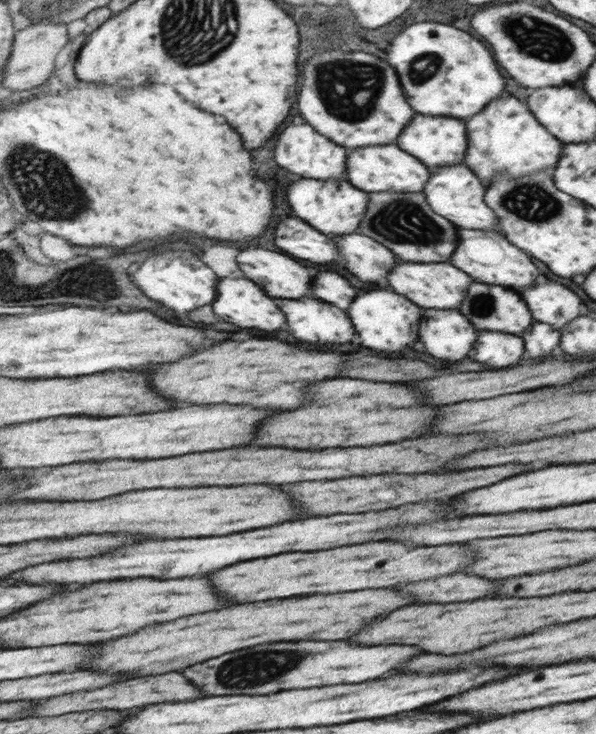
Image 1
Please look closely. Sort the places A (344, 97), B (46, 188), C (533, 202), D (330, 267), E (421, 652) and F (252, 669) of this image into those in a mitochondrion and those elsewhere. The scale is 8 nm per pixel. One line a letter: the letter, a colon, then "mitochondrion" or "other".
A: mitochondrion
B: mitochondrion
C: mitochondrion
D: other
E: other
F: mitochondrion

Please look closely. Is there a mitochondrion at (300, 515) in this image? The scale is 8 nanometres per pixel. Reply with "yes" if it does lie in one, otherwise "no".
no

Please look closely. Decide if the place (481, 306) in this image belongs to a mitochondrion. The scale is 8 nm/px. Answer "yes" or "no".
yes

